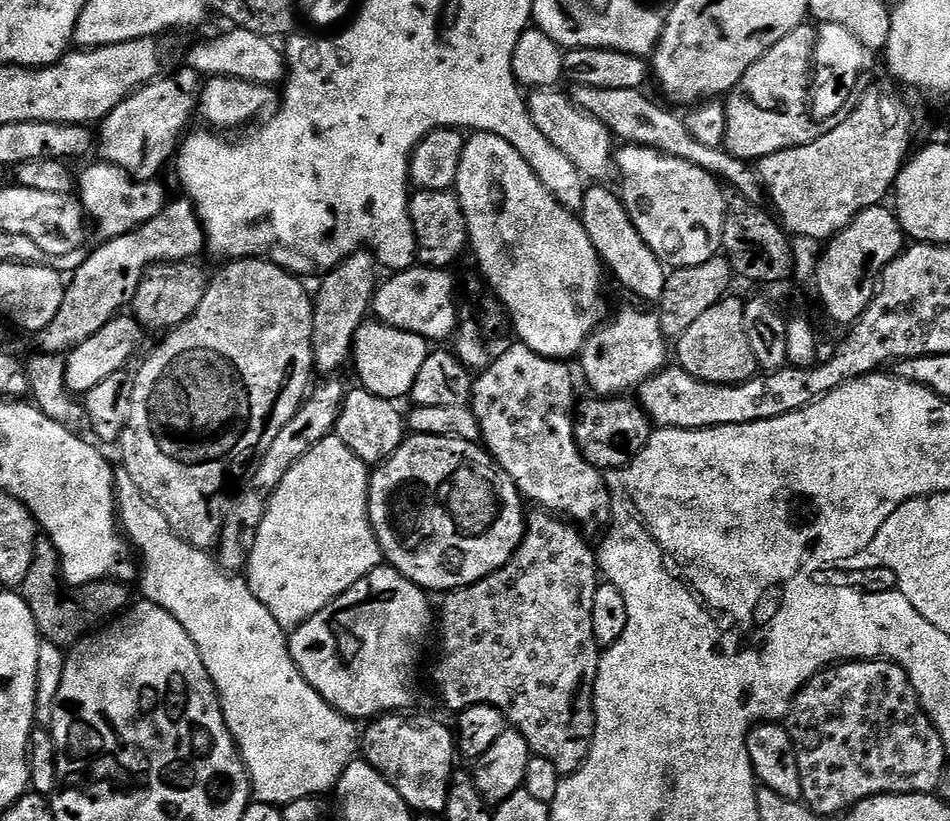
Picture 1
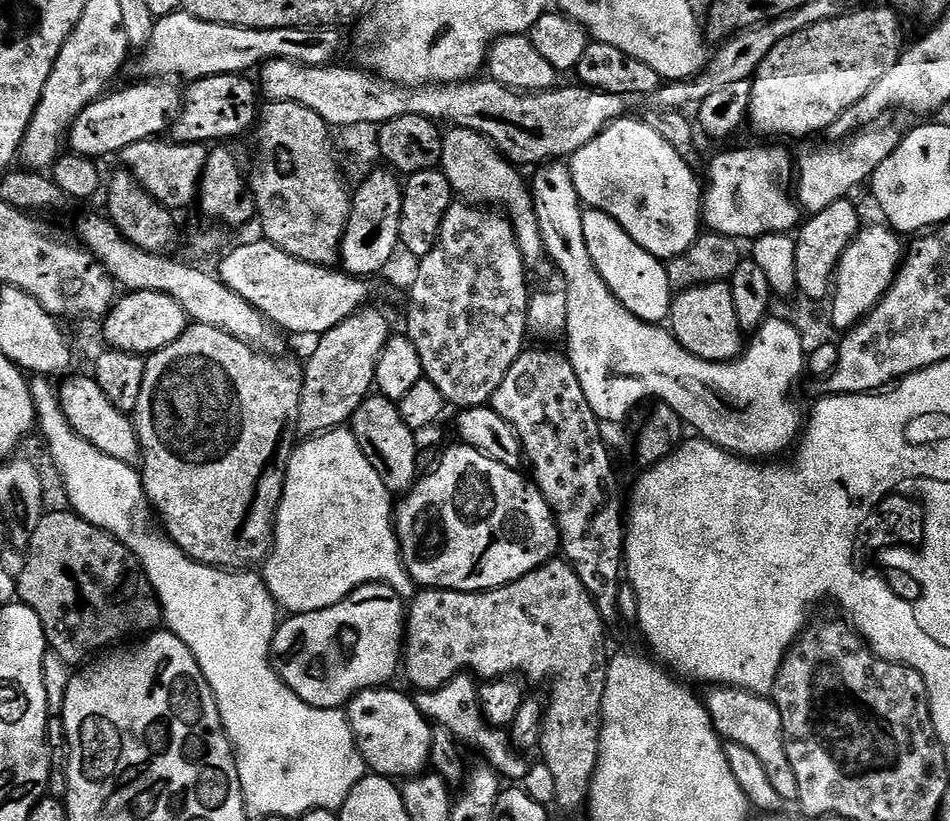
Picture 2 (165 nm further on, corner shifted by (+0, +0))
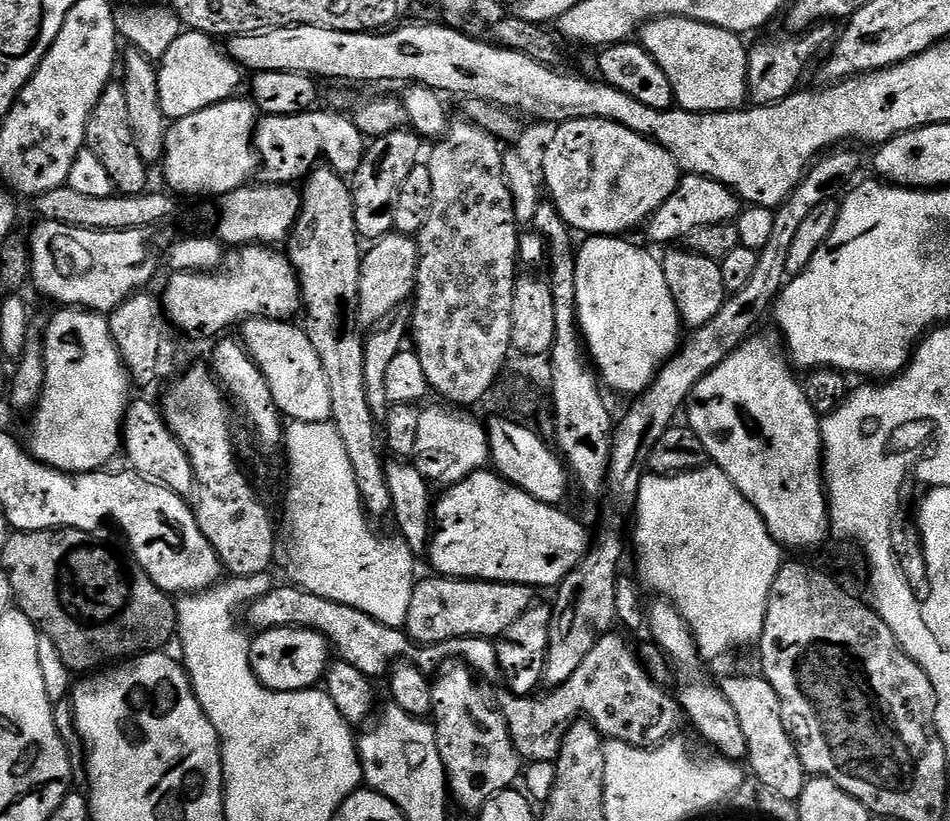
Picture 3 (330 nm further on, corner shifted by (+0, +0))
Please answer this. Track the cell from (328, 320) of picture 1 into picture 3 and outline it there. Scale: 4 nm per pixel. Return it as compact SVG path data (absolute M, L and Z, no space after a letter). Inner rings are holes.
M405 130L377 136L365 147L364 161L350 180L354 222L365 241L381 240L393 231L394 206L398 206L398 194L402 194L402 186L406 183L410 170L414 170L414 166L422 160L420 144L421 137L411 130Z

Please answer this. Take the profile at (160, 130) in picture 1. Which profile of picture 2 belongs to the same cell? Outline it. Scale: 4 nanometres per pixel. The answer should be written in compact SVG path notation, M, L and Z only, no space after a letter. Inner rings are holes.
M214 74L191 81L183 89L180 113L170 129L171 135L181 144L207 145L208 140L228 142L231 136L238 136L247 128L249 131L255 125L258 119L256 96L257 81L248 74Z

